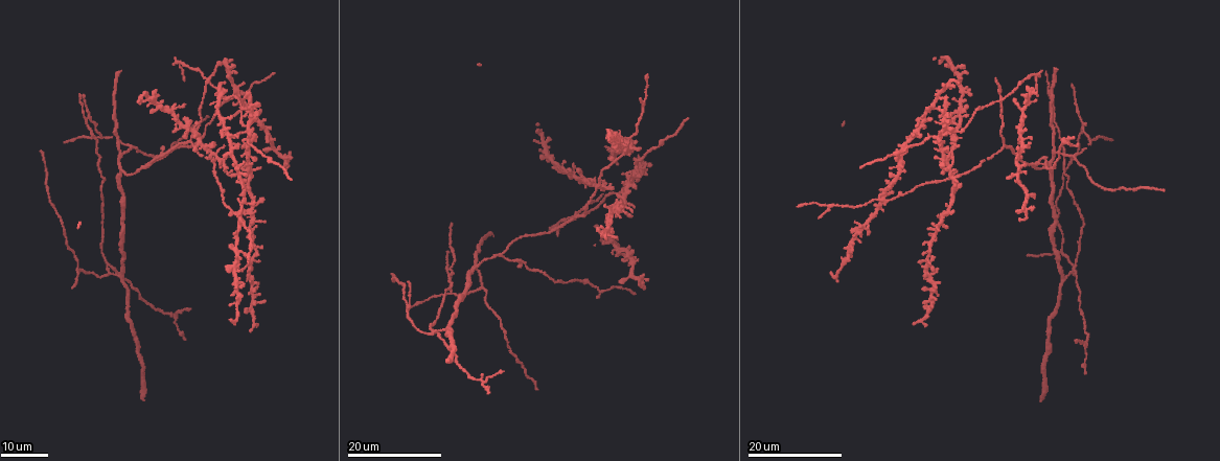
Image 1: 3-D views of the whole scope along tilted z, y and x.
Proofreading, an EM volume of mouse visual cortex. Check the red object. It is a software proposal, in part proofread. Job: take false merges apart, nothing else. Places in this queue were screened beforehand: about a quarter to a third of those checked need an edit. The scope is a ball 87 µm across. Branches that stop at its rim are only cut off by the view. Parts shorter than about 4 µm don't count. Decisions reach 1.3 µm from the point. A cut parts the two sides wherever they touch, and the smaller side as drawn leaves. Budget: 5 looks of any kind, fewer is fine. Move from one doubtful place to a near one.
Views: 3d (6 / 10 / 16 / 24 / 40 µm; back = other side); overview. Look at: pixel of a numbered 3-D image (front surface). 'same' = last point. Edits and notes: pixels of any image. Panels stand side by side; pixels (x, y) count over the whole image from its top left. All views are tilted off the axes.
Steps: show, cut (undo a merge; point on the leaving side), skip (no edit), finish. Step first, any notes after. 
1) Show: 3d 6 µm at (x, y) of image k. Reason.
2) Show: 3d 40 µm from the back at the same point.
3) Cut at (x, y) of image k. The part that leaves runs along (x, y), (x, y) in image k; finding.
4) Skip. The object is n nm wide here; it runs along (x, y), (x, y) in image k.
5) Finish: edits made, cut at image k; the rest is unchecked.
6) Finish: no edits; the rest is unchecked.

Show: 3d 16 µm at (77, 269) of image 1. Branch point.

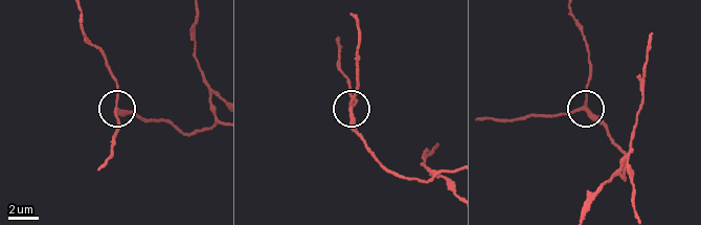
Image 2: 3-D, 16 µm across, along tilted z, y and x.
Show: 3d 10 µm at (586, 105) of image 2.

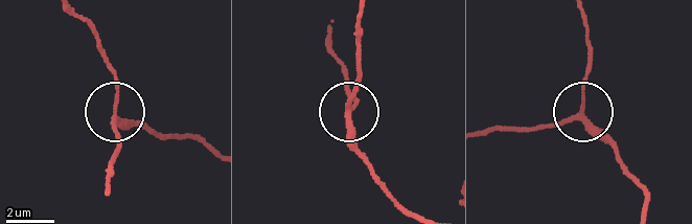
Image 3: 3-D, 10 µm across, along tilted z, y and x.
Skip. It runs along (646, 204), (643, 191), (582, 112), (548, 127), (508, 126) in image 3; continuous, no second neuron.

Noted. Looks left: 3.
Show: 3d 16 µm at (483, 288) of image 1. Arms part here.

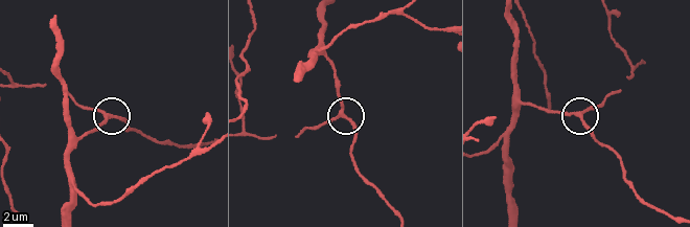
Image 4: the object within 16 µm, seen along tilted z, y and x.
Show: 3d 10 µm at (108, 114) of image 4. Zoom in.

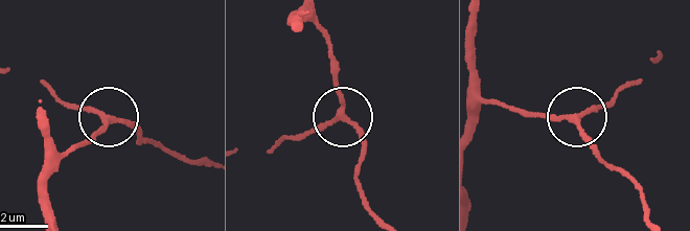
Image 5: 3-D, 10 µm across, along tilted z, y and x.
Skip. The side arm is 22 µm long; 3 arms meet here; all the same neuron.

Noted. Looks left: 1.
Finish: no edits; the rest is unchecked.

